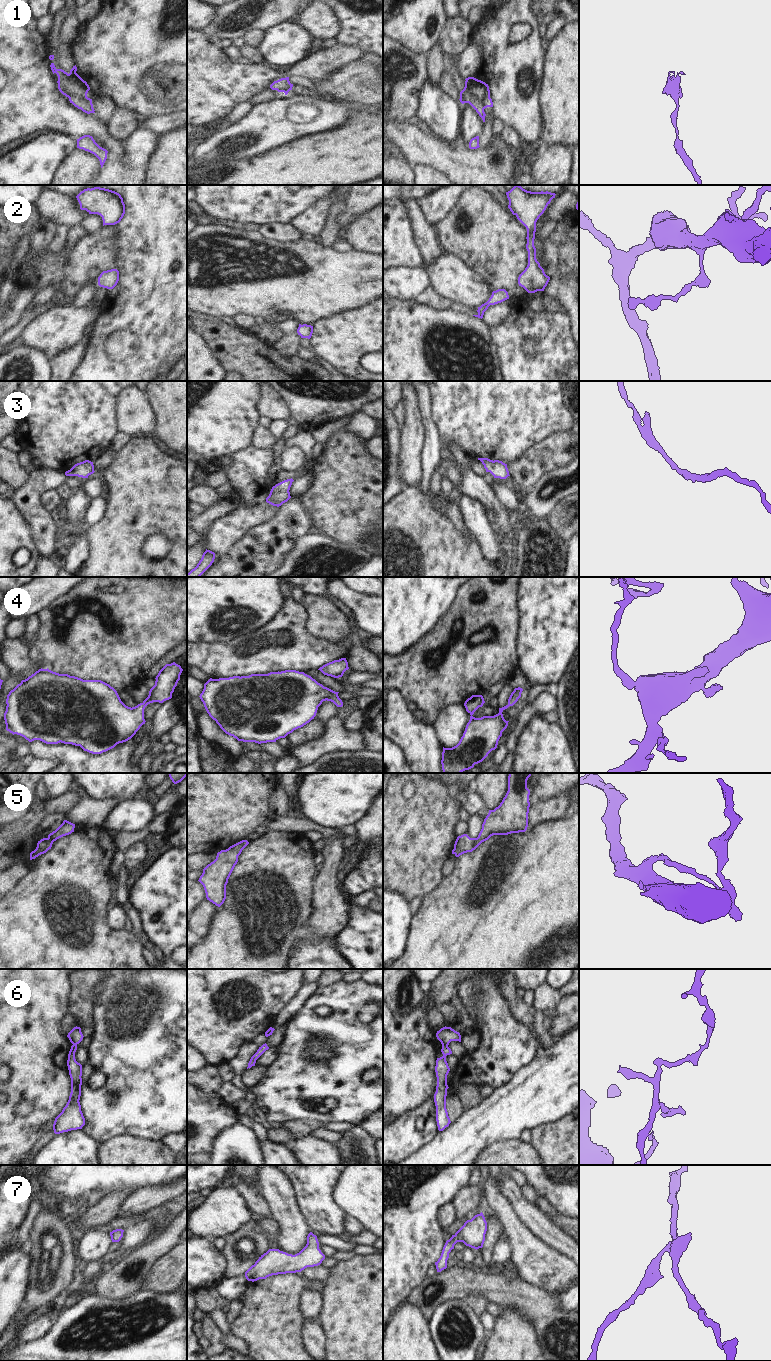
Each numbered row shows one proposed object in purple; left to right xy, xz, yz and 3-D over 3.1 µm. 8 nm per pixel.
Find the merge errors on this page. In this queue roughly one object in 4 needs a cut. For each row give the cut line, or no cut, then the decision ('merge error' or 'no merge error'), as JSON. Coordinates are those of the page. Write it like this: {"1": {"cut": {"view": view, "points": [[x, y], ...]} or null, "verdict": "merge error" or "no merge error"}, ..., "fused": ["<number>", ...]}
{"1": {"cut": null, "verdict": "no merge error"}, "2": {"cut": null, "verdict": "no merge error"}, "3": {"cut": null, "verdict": "no merge error"}, "4": {"cut": null, "verdict": "no merge error"}, "5": {"cut": {"view": "xy", "points": [[47, 838], [53, 841]]}, "verdict": "merge error"}, "6": {"cut": {"view": "yz", "points": [[442, 1043], [447, 1045]]}, "verdict": "merge error"}, "7": {"cut": null, "verdict": "no merge error"}, "fused": ["5", "6"]}

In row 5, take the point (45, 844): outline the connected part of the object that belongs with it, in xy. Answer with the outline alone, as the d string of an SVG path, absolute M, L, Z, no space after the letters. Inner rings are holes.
M43 838L37 843L37 847L34 851L30 853L30 860L35 859L41 854L46 853L49 849L51 849L53 841L48 838Z

